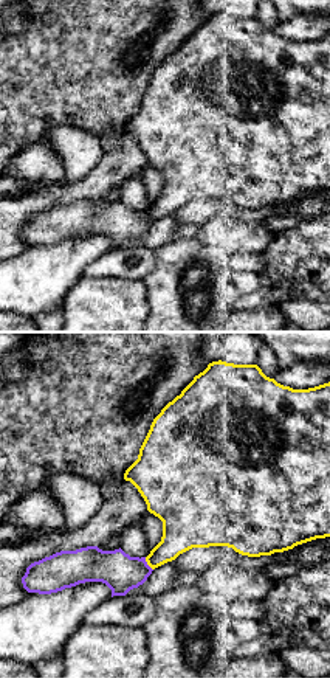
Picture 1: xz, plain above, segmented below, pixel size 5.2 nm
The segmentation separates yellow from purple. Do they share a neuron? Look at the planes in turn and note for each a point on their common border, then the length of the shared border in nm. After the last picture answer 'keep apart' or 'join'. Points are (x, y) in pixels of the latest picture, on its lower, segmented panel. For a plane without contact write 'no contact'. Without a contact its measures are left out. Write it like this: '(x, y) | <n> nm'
(147, 563) | 80 nm

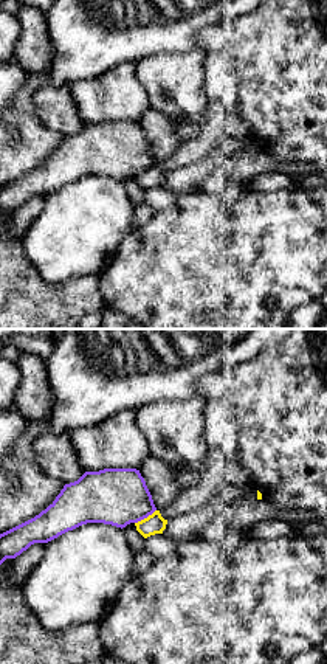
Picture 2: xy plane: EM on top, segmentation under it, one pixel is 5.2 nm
(144, 518) | 130 nm

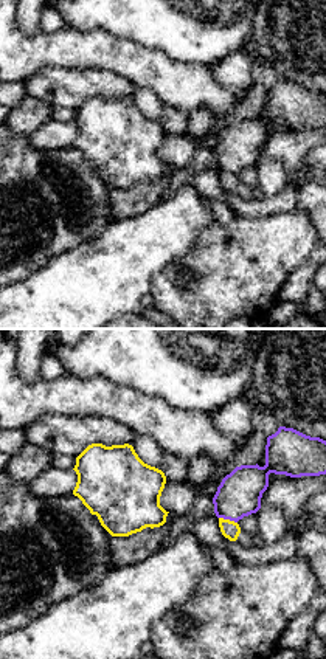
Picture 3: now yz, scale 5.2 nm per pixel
(228, 520) | 100 nm

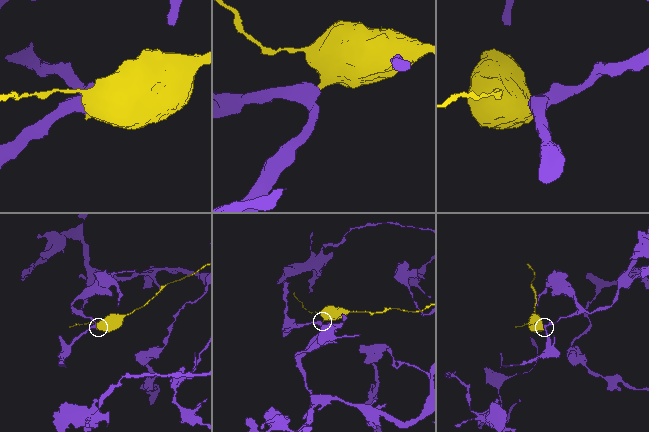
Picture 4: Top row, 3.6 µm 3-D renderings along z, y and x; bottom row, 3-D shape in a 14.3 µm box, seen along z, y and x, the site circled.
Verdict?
keep apart

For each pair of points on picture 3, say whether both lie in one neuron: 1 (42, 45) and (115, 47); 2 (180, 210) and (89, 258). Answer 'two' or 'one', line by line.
1: one
2: one

